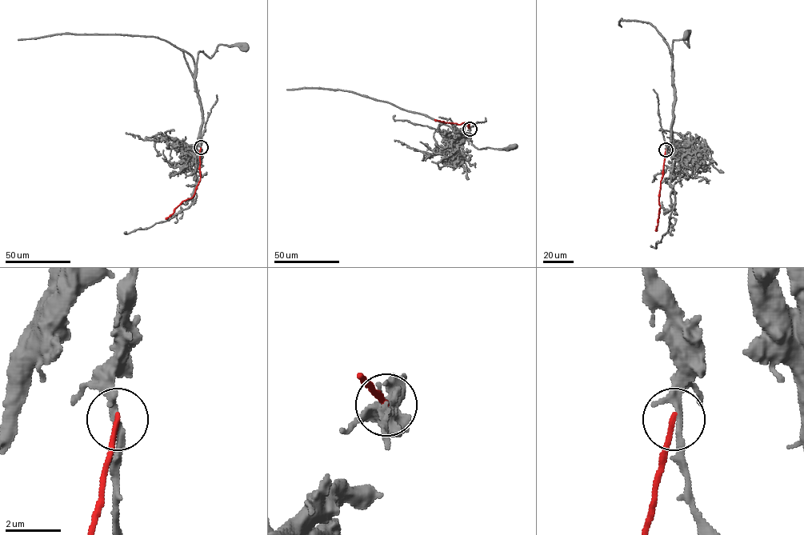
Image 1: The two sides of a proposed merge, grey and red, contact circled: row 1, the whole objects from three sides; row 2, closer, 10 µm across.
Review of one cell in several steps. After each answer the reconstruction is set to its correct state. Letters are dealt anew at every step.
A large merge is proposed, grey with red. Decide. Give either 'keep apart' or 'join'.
keep apart

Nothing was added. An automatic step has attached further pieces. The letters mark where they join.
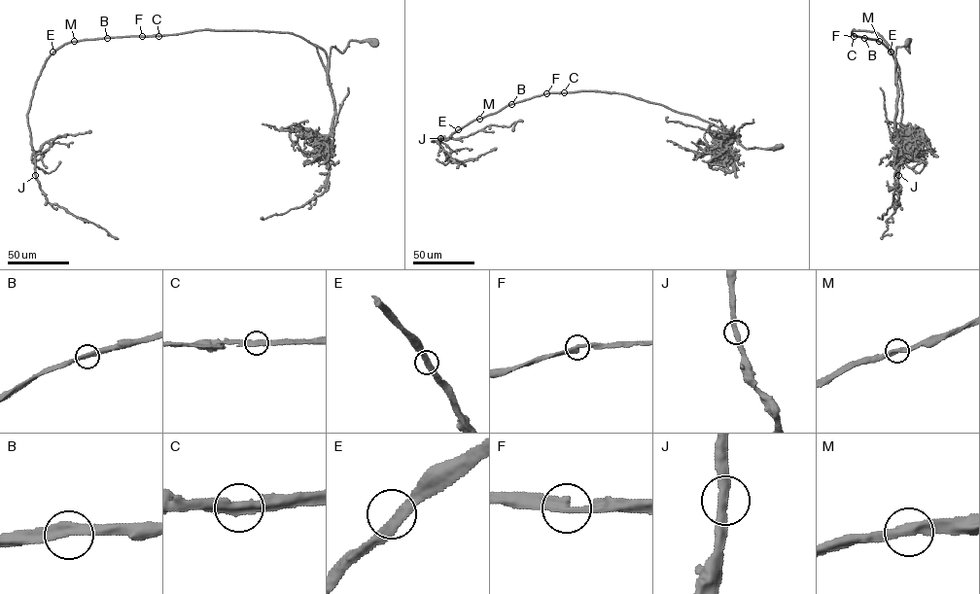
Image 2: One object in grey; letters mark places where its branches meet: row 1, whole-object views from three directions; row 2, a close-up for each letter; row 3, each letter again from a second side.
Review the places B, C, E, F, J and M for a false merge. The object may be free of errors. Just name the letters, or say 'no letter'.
no letter

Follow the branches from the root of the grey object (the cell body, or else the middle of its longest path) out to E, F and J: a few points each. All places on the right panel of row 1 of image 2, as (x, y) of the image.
E: (907, 42), (909, 52), (896, 47), (894, 69), (895, 58), (878, 33), (852, 31), (891, 52)
F: (907, 42), (909, 52), (904, 47), (896, 47), (894, 69), (895, 58), (878, 33), (854, 29), (854, 36)
J: (907, 42), (909, 52), (896, 47), (894, 69), (878, 33), (852, 31), (881, 42), (898, 68), (898, 175)

